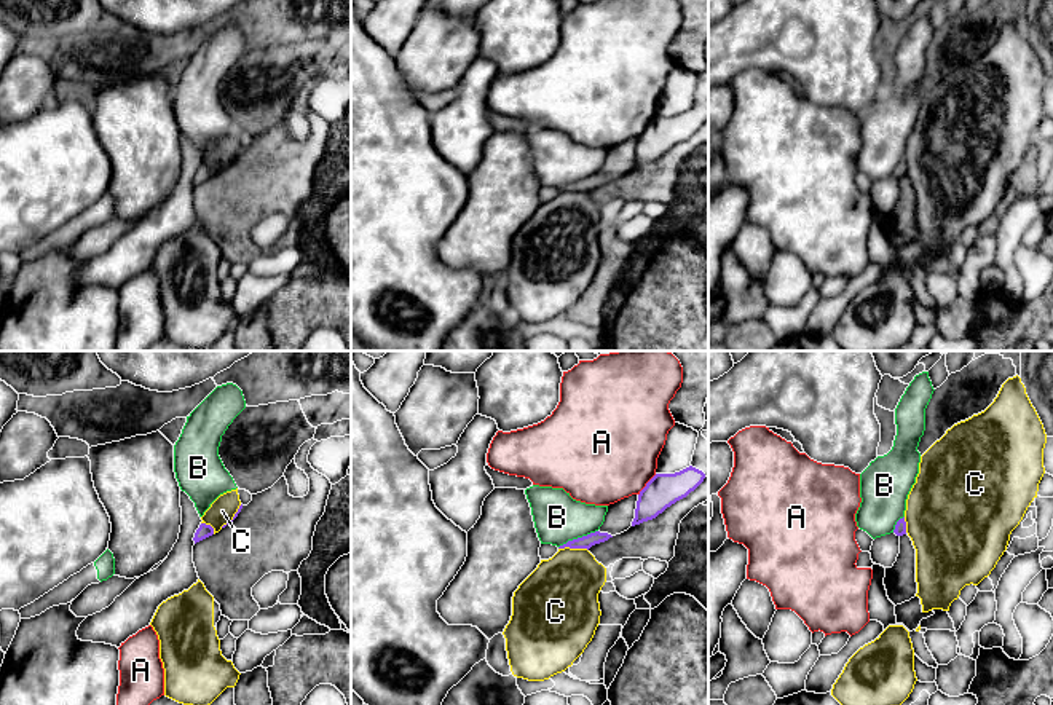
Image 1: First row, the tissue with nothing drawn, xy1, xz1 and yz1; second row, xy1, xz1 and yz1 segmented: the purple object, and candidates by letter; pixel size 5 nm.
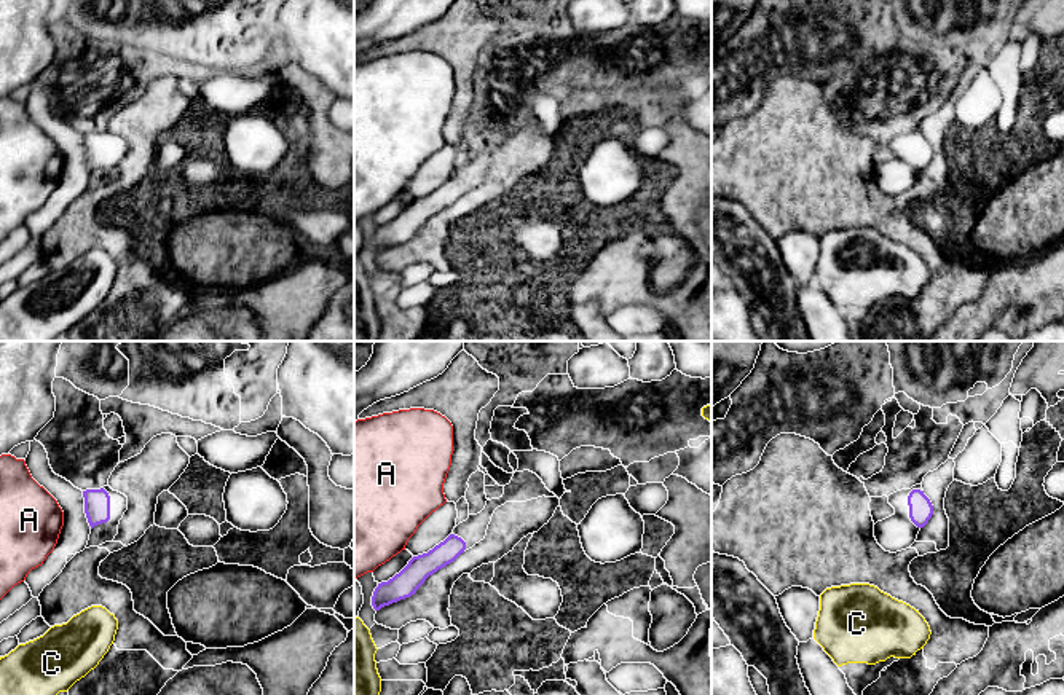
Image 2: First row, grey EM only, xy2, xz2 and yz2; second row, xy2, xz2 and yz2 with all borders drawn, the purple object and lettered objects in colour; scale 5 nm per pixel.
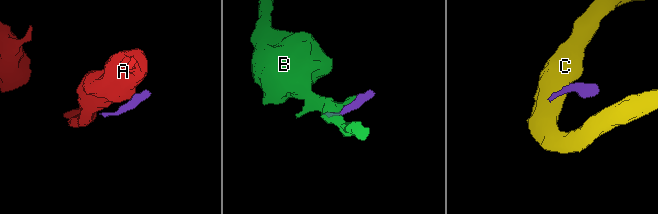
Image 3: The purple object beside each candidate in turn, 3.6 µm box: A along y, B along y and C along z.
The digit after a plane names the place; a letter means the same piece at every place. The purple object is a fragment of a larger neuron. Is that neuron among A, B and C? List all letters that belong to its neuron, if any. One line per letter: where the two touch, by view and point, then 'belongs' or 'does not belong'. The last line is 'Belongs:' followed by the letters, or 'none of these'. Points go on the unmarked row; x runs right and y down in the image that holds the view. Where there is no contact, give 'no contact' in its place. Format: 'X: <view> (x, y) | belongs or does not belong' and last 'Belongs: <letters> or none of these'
A: xz1 (646, 128) | does not belong
B: xz1 (578, 181) | does not belong
C: xz1 (573, 190) | does not belong
Belongs: none of these

